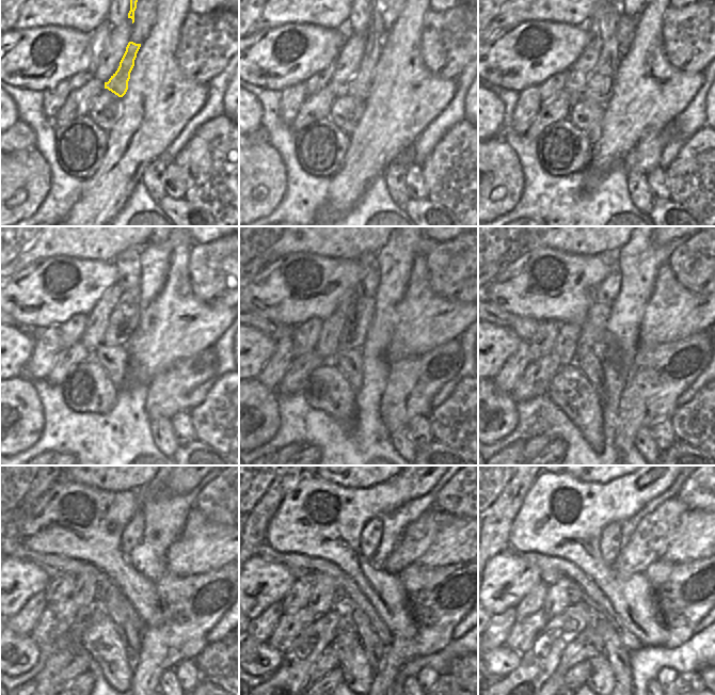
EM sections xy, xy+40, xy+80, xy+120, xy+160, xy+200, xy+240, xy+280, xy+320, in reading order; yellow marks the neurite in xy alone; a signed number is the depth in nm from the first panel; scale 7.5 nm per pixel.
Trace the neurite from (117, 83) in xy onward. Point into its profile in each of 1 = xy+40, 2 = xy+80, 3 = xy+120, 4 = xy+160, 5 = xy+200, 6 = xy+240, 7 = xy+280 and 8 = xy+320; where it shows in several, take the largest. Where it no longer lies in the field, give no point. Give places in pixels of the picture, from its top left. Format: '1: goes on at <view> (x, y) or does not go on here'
1: goes on at xy+40 (359, 87)
2: goes on at xy+80 (599, 87)
3: goes on at xy+120 (124, 319)
4: goes on at xy+160 (353, 335)
5: goes on at xy+200 (592, 338)
6: goes on at xy+240 (107, 591)
7: goes on at xy+280 (338, 596)
8: goes on at xy+320 (574, 597)

